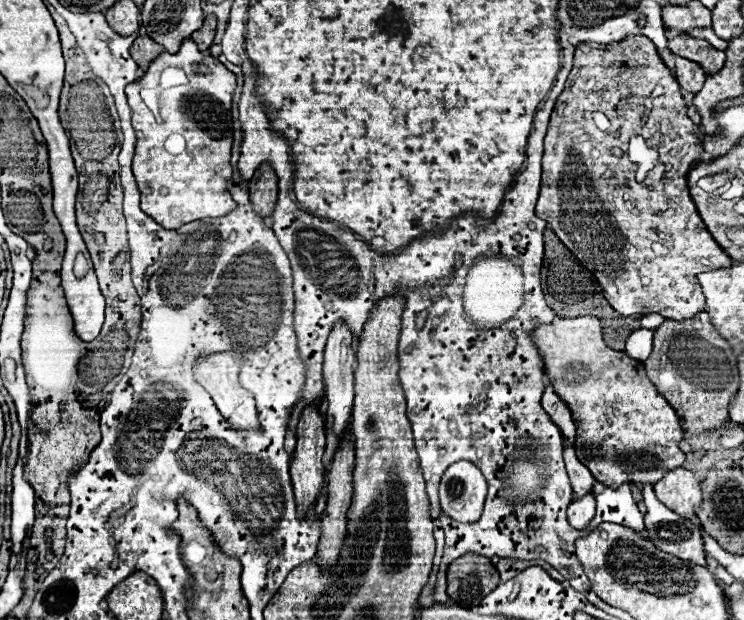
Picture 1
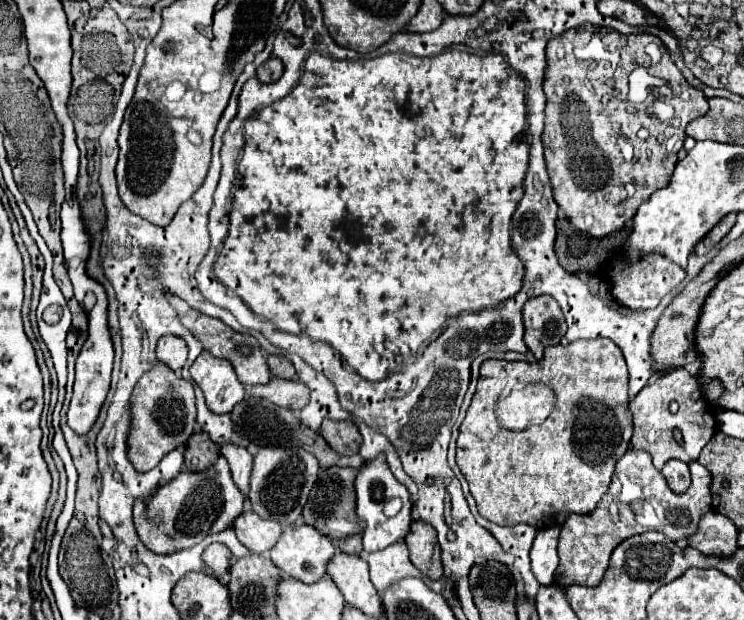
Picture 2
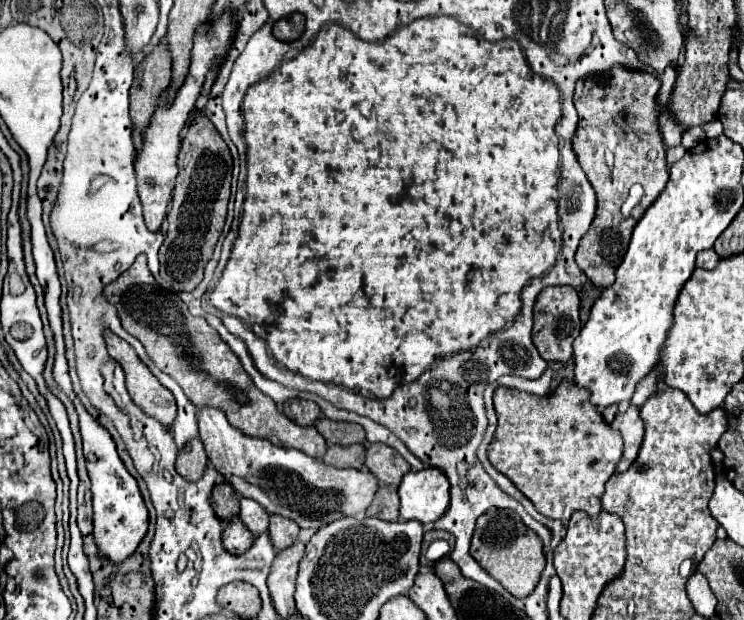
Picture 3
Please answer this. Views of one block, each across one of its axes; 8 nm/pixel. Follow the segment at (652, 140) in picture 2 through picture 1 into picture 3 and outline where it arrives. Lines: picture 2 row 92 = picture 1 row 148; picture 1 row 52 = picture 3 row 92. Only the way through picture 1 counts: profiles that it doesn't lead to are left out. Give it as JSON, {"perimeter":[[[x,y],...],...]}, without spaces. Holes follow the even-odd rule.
{"perimeter":[[[612,66],[604,80],[576,84],[574,104],[580,116],[578,130],[572,138],[572,148],[576,152],[578,164],[582,166],[588,182],[596,192],[596,216],[590,230],[580,240],[576,252],[576,264],[592,280],[594,286],[608,288],[614,280],[616,266],[622,262],[628,242],[632,236],[632,226],[636,218],[644,214],[660,190],[668,182],[666,148],[660,138],[658,128],[658,102],[656,94],[660,90],[660,80],[654,74],[628,70],[624,66]],[[632,184],[642,184],[644,196],[628,218],[622,216],[620,206],[628,196]]]}

